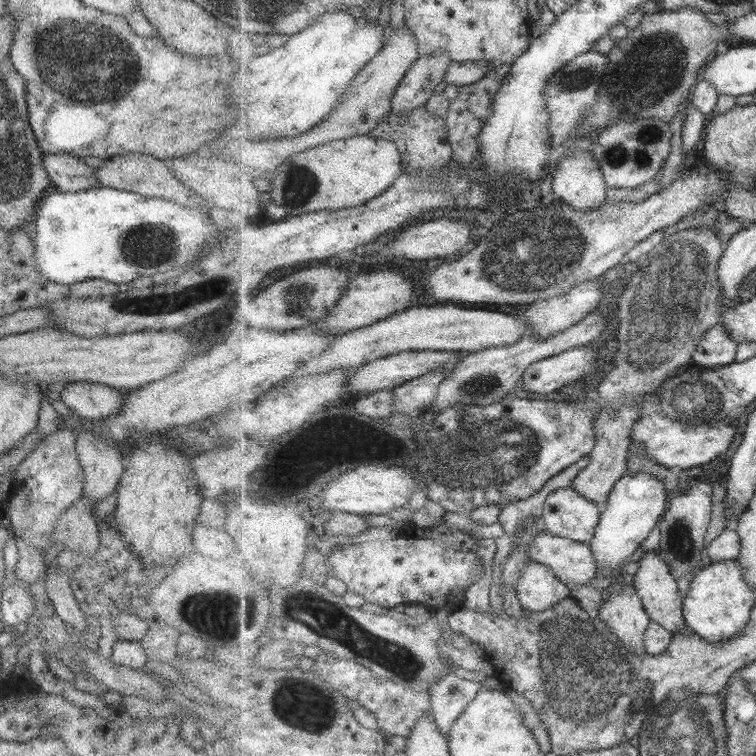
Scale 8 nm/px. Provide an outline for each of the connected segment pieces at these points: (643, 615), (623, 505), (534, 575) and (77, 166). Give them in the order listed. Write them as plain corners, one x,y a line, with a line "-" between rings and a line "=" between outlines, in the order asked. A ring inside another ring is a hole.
634,583
624,585
623,589
606,597
598,614
628,652
641,656
648,654
645,646
646,632
653,620
=
638,472
635,474
627,474
619,480
613,492
610,494
607,505
603,508
600,523
596,528
596,535
589,542
598,566
599,574
605,568
617,570
617,568
621,568
621,566
626,564
628,562
627,560
630,560
629,558
635,552
639,551
641,542
647,540
647,536
651,534
651,530
657,524
660,524
661,518
659,516
663,517
665,510
667,510
667,490
663,488
663,482
659,481
654,475
=
529,561
516,582
516,597
521,606
535,612
551,608
571,597
571,589
553,572
549,565
=
42,153
40,161
55,190
77,192
100,186
95,180
94,170
69,153

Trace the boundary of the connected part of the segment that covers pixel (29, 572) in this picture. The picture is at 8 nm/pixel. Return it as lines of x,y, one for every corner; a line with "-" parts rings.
19,537
15,538
15,544
18,548
18,559
13,570
15,578
27,585
39,581
46,568
43,555
30,544
25,544

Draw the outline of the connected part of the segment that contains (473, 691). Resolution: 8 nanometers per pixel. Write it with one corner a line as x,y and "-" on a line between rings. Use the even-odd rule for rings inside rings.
446,669
440,681
430,686
432,710
441,732
448,738
452,726
477,698
483,688
481,683
458,678
452,669

